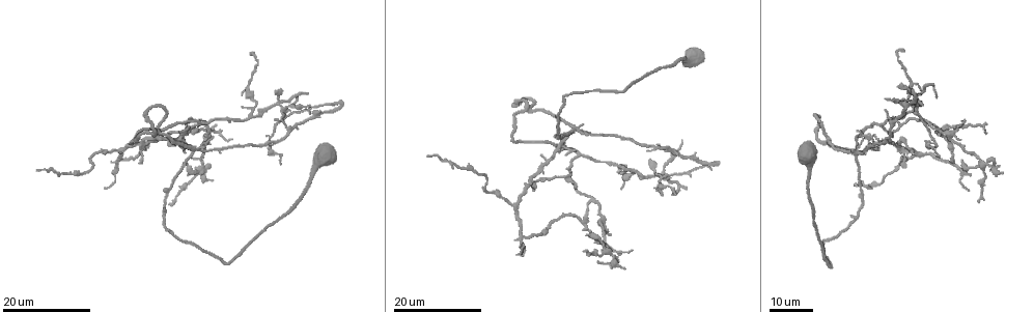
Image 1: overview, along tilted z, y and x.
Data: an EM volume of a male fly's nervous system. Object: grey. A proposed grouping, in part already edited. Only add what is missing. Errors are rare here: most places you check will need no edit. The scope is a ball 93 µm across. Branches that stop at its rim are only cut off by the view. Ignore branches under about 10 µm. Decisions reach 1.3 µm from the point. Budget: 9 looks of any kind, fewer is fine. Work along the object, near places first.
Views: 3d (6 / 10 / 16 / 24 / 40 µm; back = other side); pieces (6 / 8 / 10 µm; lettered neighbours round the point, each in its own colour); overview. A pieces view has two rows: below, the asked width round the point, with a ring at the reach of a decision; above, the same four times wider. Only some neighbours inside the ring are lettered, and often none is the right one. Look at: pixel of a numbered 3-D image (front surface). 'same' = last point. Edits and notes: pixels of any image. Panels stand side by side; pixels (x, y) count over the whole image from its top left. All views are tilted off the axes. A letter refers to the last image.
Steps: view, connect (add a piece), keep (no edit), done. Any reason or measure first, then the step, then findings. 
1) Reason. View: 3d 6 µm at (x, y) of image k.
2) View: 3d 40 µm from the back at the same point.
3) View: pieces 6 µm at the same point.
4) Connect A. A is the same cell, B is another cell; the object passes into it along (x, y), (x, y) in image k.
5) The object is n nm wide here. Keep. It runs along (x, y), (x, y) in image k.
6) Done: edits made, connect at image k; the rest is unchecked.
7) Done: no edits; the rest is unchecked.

An open end. View: 3d 24 µm at (912, 152) of image 1.

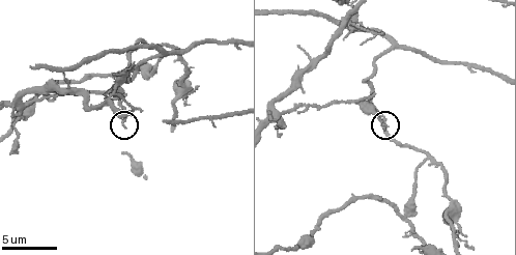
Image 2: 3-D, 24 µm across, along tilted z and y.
View: 3d 10 µm at (125, 125) of image 2.

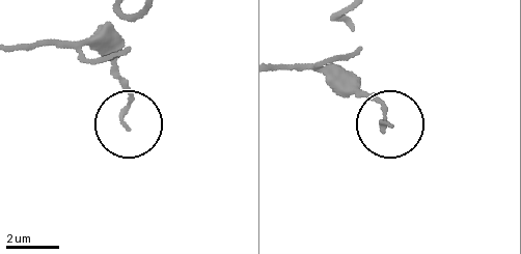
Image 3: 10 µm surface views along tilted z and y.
View: pieces 6 µm at (128, 128) of image 3.

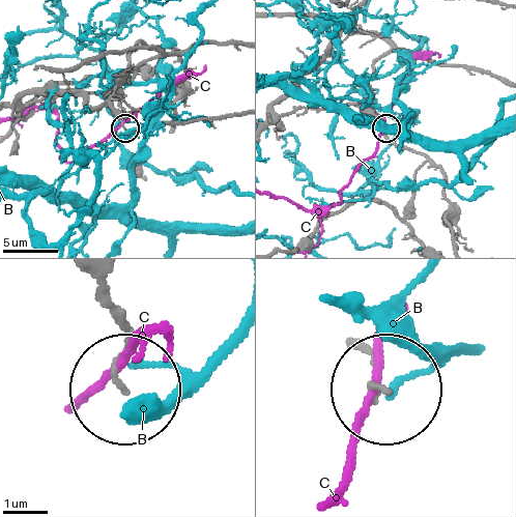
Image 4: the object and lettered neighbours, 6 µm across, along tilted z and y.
The object is 150 nm wide here. Keep. B and C are other cells; it runs along (96, 285), (123, 332), (120, 386) in image 4; none of them fits.

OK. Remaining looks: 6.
Branch stops here. View: 3d 16 µm at (977, 200) of image 1.

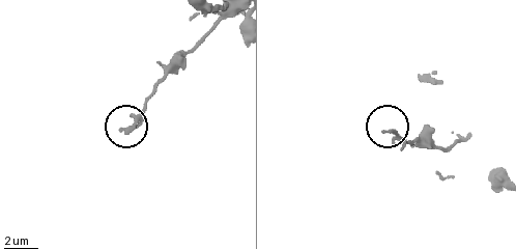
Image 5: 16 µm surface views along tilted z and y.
See the neighbours. View: pieces 6 µm at (383, 132) of image 5.

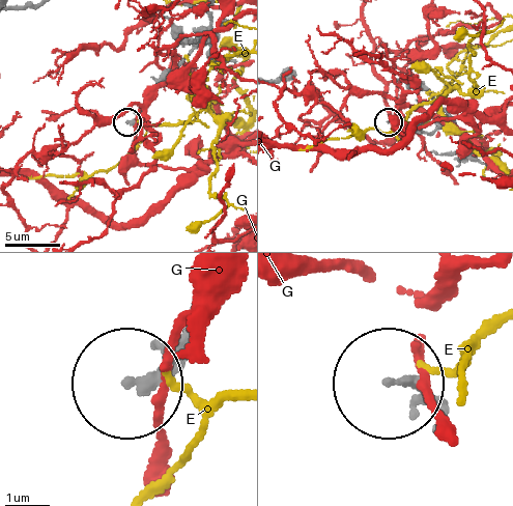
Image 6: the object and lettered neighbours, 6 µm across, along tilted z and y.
Keep. E and G are other cells; none of them fits.

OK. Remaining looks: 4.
An open end. View: 3d 6 µm at (122, 154) of image 2.

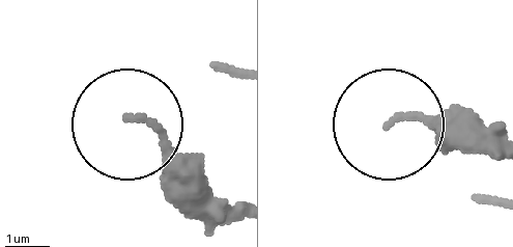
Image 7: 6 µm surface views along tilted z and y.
View: pieces 10 µm at (391, 120) of image 7.

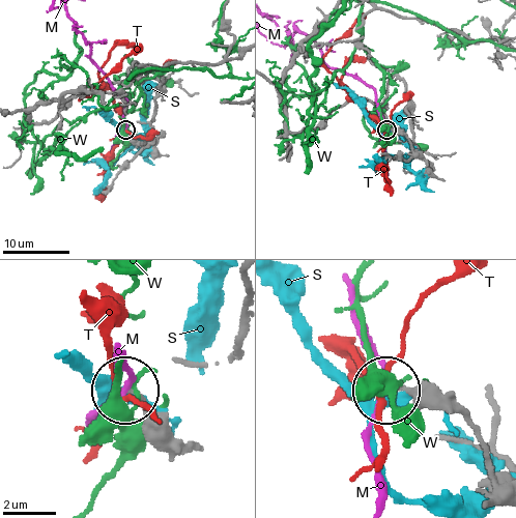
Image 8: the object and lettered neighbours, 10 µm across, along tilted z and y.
The object is 140 nm wide here. Keep. M, S, T and W are other cells; no lettered piece goes on from it.

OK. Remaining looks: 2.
Free end. View: 3d 24 µm at (936, 145) of image 1.

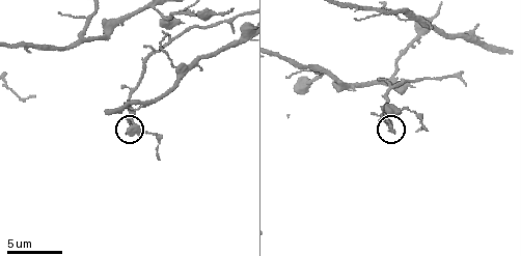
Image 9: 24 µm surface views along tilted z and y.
View: pieces 6 µm at the same point.

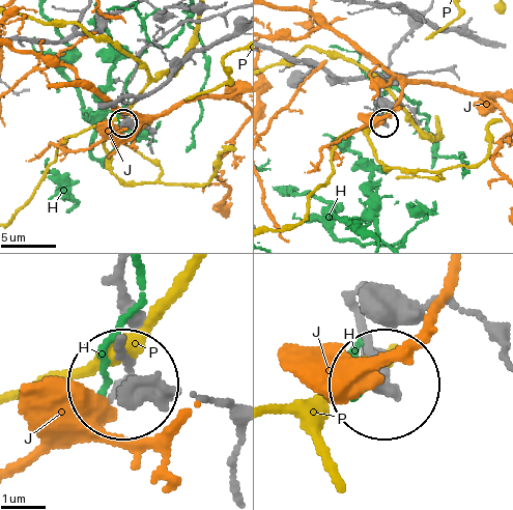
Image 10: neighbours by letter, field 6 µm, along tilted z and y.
Keep. H, J and P are other cells; none of them fits.

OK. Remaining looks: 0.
Done: no edits; the rest is unchecked.

